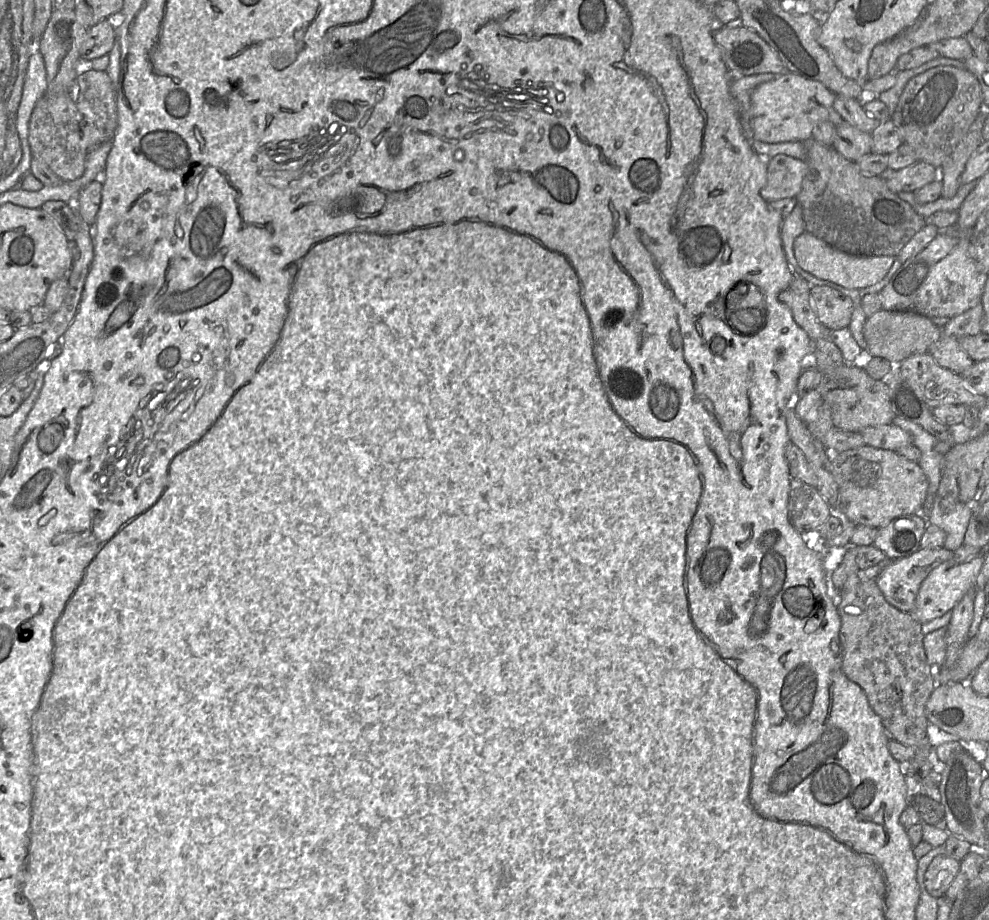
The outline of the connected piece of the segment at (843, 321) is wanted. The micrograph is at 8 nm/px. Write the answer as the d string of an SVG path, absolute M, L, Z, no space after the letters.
M815 285L810 288L810 297L818 321L829 331L849 327L853 314L849 296L830 286Z

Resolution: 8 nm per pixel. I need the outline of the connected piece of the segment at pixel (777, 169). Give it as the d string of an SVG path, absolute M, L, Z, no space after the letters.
M779 154L767 160L767 180L761 189L765 201L793 198L801 190L807 171L805 160Z

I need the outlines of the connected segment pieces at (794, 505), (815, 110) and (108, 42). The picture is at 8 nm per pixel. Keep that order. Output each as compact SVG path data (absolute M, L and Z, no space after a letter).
M791 478L787 510L790 523L801 534L817 530L832 514L834 508L815 487Z
M783 73L754 89L750 98L750 119L753 138L766 143L807 142L812 140L812 130L820 122L831 122L837 126L843 121L835 111L833 104L835 93L826 88L821 82L806 79L793 73Z
M107 19L87 29L80 57L87 60L108 55L115 43L116 32Z

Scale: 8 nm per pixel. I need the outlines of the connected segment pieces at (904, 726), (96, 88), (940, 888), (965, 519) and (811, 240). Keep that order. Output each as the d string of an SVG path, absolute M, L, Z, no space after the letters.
M860 580L851 591L835 592L837 610L841 619L839 638L842 645L842 670L849 680L859 685L865 692L869 705L880 717L891 739L912 747L915 756L910 762L914 780L918 788L914 791L930 792L934 800L940 802L938 787L942 773L934 770L929 760L935 748L931 745L928 734L928 720L925 707L937 685L937 667L932 667L923 646L924 634L911 613L904 613L890 605L879 590L875 580Z
M89 70L76 78L77 91L73 94L73 99L79 112L82 115L82 139L88 152L94 150L102 143L111 142L117 128L117 105L115 101L115 89L106 71Z
M944 855L936 856L924 875L925 887L936 899L944 897L960 870L960 862Z
M933 496L929 511L926 512L926 521L927 524L936 525L945 531L944 548L954 552L964 544L972 512L971 504L957 503L953 510L944 513L940 506L940 499Z
M804 232L794 241L794 256L798 265L815 277L848 289L864 289L883 279L895 261L894 256L856 256L828 245L811 233Z

